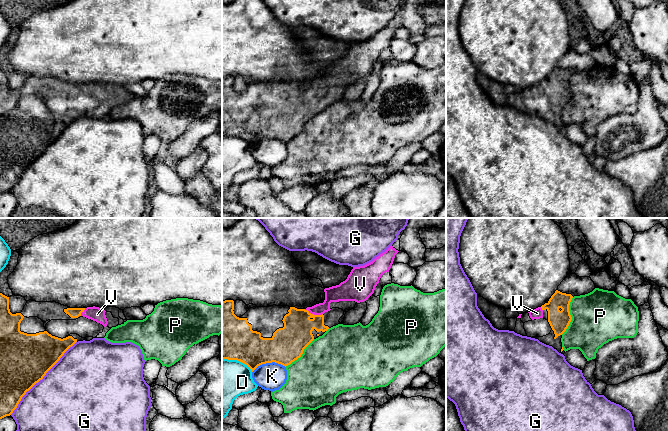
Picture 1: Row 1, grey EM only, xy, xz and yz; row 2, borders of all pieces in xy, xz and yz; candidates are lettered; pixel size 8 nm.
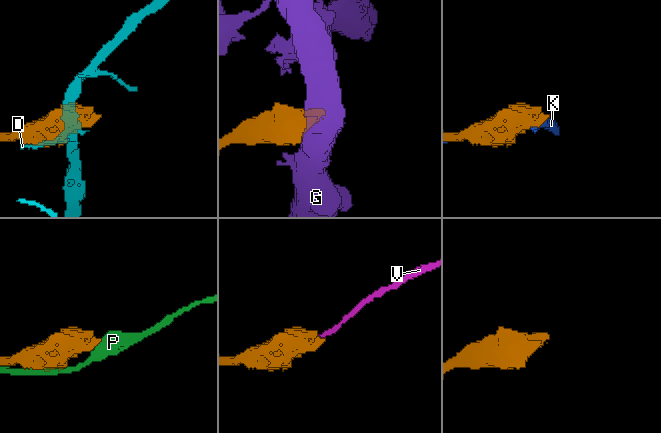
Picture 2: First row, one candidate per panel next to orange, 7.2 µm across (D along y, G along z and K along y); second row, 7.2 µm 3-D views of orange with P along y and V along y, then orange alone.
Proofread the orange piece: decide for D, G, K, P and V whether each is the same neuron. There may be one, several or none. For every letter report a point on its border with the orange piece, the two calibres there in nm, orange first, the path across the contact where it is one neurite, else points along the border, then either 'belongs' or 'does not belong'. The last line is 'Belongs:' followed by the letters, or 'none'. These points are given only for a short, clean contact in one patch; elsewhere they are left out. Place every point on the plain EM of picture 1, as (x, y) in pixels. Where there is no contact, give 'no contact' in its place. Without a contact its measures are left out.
D: contact xz (237, 136); calibres 380 and 360 nm; does not belong
G: contact xy (41, 155); calibres 400 and 500 nm; does not belong
K: contact xz (268, 138); calibres 280 and 220 nm; does not belong
P: contact yz (570, 92); calibres 160 and 420 nm; does not belong
V: contact xz (313, 90); calibres 240 and 130 nm; way xz (296, 111), (298, 102), (313, 90), (336, 69); belongs
Belongs: V

